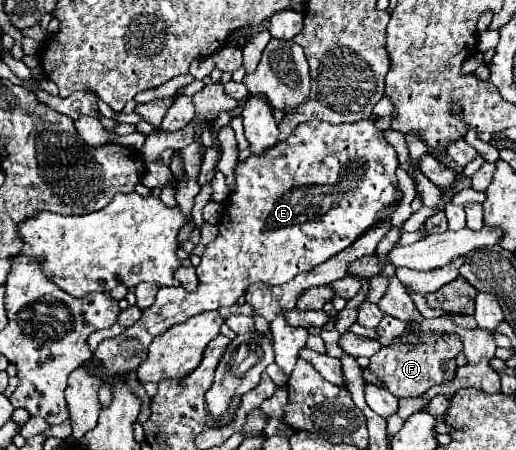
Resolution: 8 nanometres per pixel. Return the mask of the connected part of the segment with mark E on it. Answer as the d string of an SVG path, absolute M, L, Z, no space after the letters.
M368 116L354 124L330 124L324 120L310 120L300 124L286 140L278 142L262 160L250 156L236 166L236 192L230 196L222 222L218 224L220 234L206 246L198 274L198 288L188 292L180 287L162 287L156 294L156 302L144 310L142 320L126 328L120 336L104 340L92 354L98 362L94 376L112 380L118 374L136 370L148 356L150 342L164 334L170 326L186 322L188 318L232 306L254 282L264 284L286 284L302 272L326 262L334 254L342 252L364 232L390 218L396 204L402 200L396 178L398 158L396 150L386 142L384 132L376 128L376 116Z

